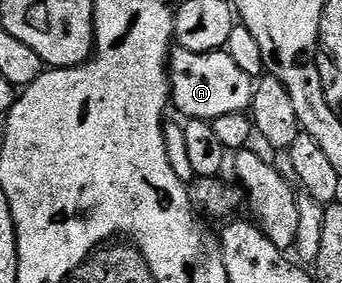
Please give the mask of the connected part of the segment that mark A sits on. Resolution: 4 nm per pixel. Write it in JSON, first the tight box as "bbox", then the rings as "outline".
{"bbox":[167,49,254,123],"outline":[[[173,49],[167,64],[171,109],[184,114],[185,119],[197,118],[211,123],[218,116],[245,113],[252,104],[254,78],[242,67],[240,62],[230,60],[227,49],[210,52]]]}

